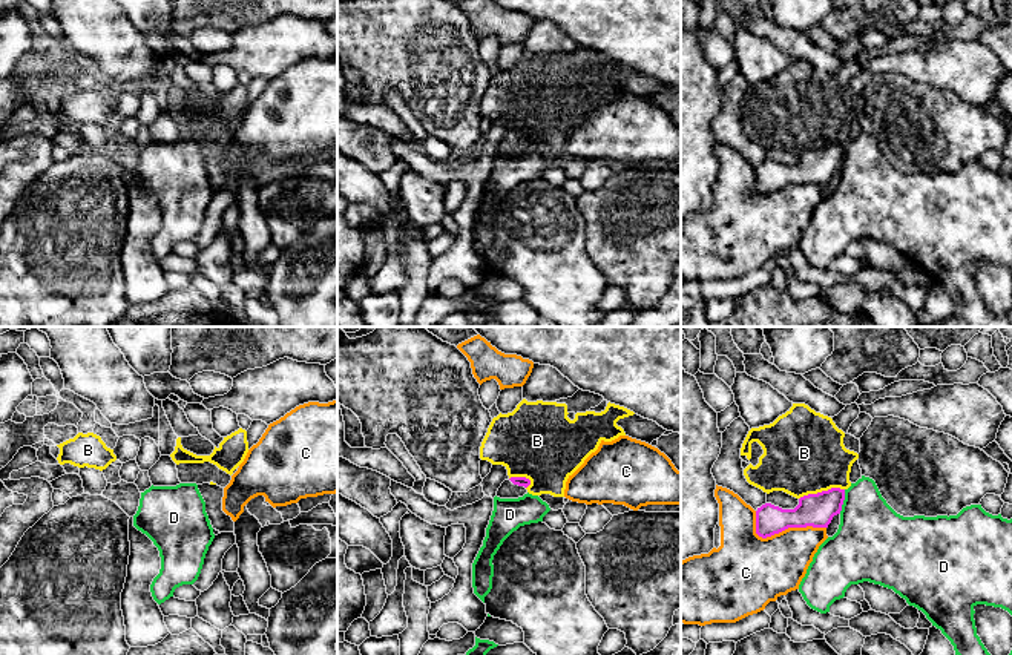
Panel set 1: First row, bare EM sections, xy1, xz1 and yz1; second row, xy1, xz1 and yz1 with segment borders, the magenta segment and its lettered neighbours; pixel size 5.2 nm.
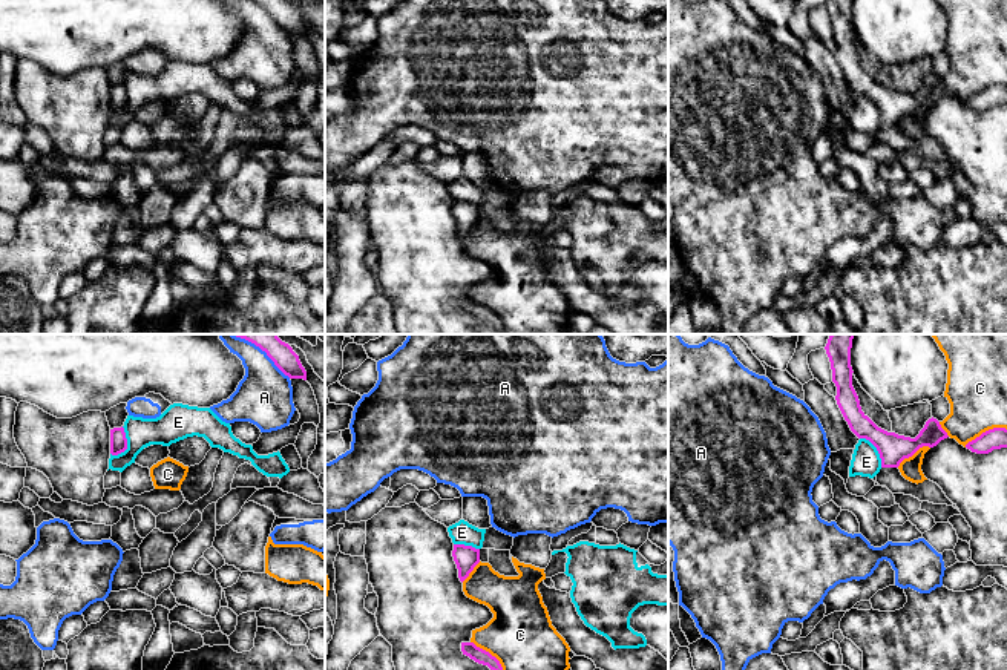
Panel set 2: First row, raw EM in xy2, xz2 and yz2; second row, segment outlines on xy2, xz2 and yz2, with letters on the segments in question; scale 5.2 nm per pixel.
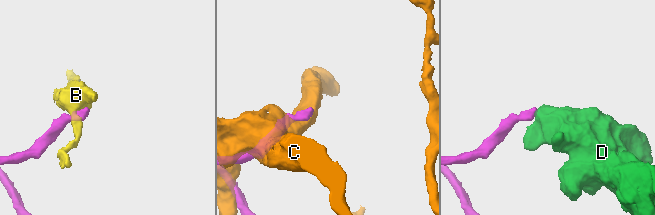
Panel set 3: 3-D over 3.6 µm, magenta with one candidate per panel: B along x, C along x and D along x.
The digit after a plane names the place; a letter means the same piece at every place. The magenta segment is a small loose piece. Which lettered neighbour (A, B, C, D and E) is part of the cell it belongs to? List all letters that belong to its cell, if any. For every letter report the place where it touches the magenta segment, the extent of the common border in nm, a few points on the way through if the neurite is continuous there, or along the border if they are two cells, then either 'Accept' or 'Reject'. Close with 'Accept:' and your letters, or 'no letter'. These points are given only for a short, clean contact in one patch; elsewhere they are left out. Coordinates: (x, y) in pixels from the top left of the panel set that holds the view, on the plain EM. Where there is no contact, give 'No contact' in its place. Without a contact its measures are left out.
A: Touches magenta at xy2 (272, 16). Shared border 260 nm. Reject
B: Touches magenta at yz1 (822, 148). Shared border 240 nm. Boundary: yz1 (844, 144), (808, 149), (799, 155). Reject
C: Touches magenta at yz1 (781, 187). Shared border 380 nm. Reject
D: Touches magenta at yz1 (842, 158). Shared border 130 nm. Boundary: yz1 (845, 146), (845, 155), (839, 169). Reject
E: Touches magenta at xy2 (126, 101). Shared border 170 nm. Reject
Accept: no letter

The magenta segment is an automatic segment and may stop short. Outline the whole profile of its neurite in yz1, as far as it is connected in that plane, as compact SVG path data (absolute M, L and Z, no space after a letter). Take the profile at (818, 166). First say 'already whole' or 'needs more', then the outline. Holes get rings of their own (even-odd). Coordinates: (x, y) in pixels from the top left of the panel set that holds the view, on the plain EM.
already whole | M831 144L800 153L794 166L765 160L756 167L756 190L767 195L788 184L828 184L833 173L840 170L843 156L845 146Z

